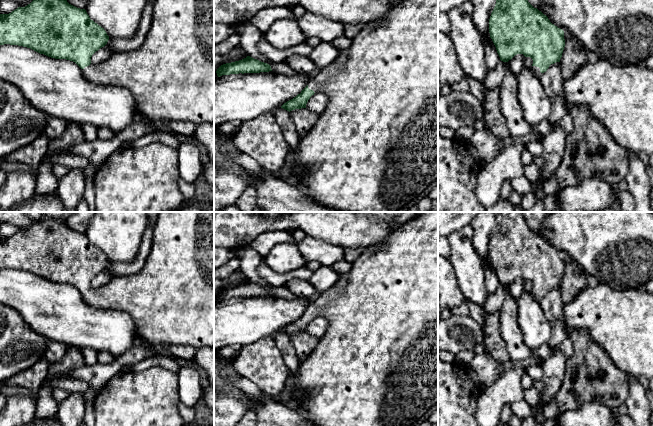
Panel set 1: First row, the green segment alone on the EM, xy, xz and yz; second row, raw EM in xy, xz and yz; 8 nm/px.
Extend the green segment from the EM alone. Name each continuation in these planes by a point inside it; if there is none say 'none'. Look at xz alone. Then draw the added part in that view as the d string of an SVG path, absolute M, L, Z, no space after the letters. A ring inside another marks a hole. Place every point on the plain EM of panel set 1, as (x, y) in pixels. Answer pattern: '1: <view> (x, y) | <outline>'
1: xz (377, 364) | M421 212L398 226L385 245L365 248L348 273L340 275L332 288L314 298L308 312L323 316L328 321L328 328L314 351L301 361L298 370L293 373L296 384L290 396L304 408L307 421L315 426L412 426L424 417L438 403L438 212Z

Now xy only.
1: xy (171, 299) | M158 212L153 224L151 251L143 268L133 275L112 278L105 285L97 289L90 288L82 294L84 299L95 308L127 312L134 322L137 337L144 339L152 347L190 345L196 349L214 348L214 212Z

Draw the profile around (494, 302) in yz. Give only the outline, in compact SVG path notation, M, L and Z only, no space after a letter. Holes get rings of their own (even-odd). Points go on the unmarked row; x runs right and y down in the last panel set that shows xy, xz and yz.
M500 284L495 293L488 295L487 300L483 306L484 312L492 314L499 311L503 306L505 295L505 288Z

